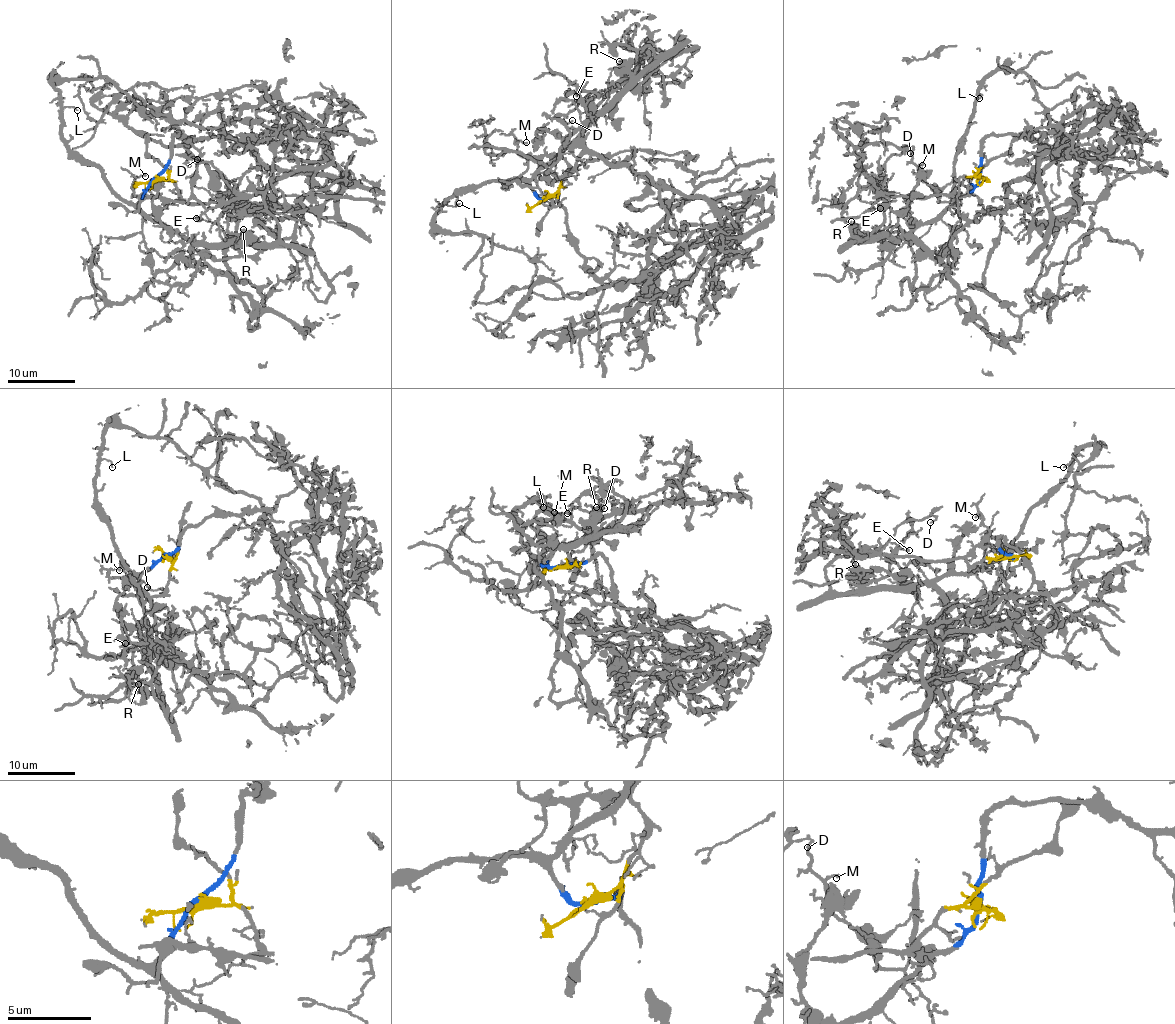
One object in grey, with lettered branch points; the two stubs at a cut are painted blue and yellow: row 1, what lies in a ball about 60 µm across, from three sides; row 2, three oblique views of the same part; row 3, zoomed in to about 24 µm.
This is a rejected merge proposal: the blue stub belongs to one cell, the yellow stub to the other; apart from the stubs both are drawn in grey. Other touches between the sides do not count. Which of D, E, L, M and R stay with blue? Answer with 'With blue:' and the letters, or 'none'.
With blue: L, R

